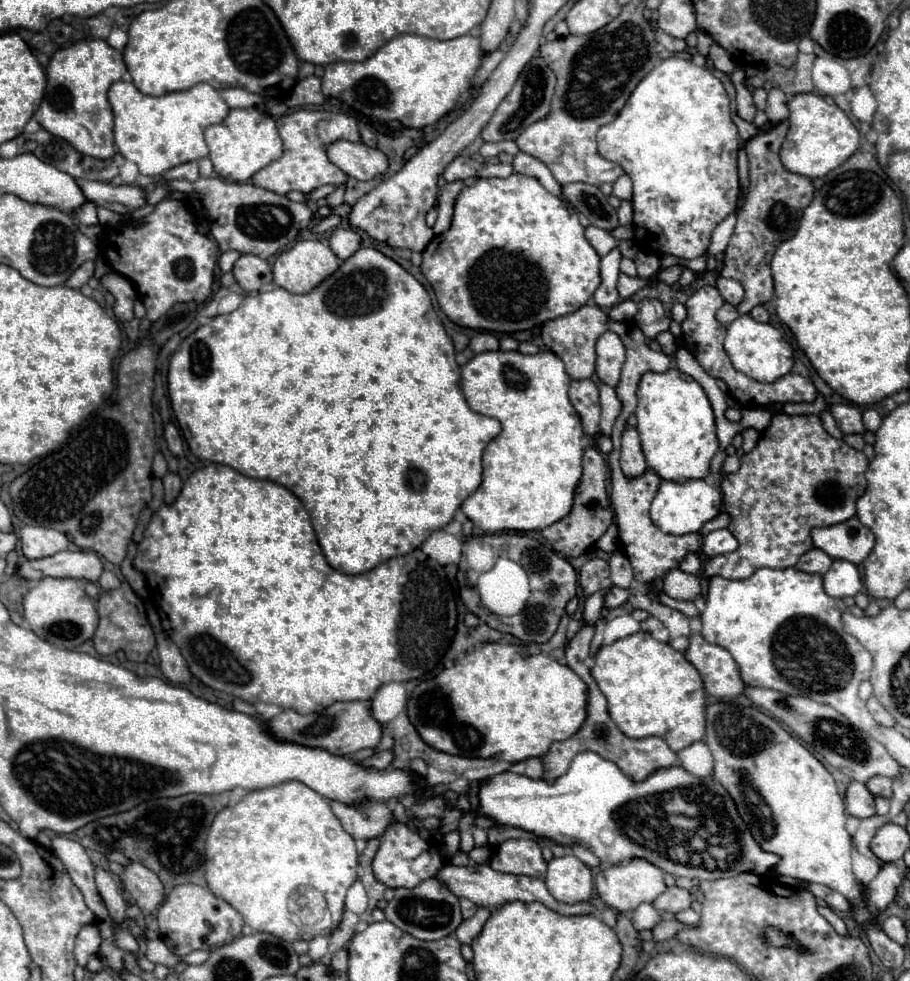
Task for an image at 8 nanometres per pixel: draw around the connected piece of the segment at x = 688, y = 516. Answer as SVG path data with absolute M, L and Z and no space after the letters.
M692 479L684 483L672 483L662 481L652 507L650 507L650 519L654 525L670 535L686 535L686 533L698 533L704 523L714 519L722 509L722 493L718 487L706 483L704 479Z

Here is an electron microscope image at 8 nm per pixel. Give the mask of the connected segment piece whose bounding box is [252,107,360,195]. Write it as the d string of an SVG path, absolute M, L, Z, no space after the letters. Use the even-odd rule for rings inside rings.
M302 107L291 111L288 115L278 117L276 125L278 125L278 133L284 141L284 155L280 159L272 161L270 165L266 165L264 169L260 169L252 177L254 185L276 191L280 195L286 195L292 189L308 193L308 191L318 189L320 185L326 185L326 183L339 186L347 181L348 176L330 163L326 149L330 143L336 143L340 139L360 141L358 125L356 125L354 117L344 115L344 113Z

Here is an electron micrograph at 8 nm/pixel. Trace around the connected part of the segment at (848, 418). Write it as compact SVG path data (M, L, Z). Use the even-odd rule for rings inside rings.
M836 403L830 405L830 413L834 415L838 427L842 429L842 433L864 433L864 425L862 425L862 411L850 403Z

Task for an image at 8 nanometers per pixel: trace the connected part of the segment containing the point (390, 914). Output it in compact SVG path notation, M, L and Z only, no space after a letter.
M426 879L420 885L412 889L394 889L394 897L388 901L388 907L384 909L384 915L388 921L392 921L396 927L404 929L416 939L424 941L438 941L448 935L454 935L458 925L464 921L460 915L460 905L458 897L448 891L446 885L440 881Z

